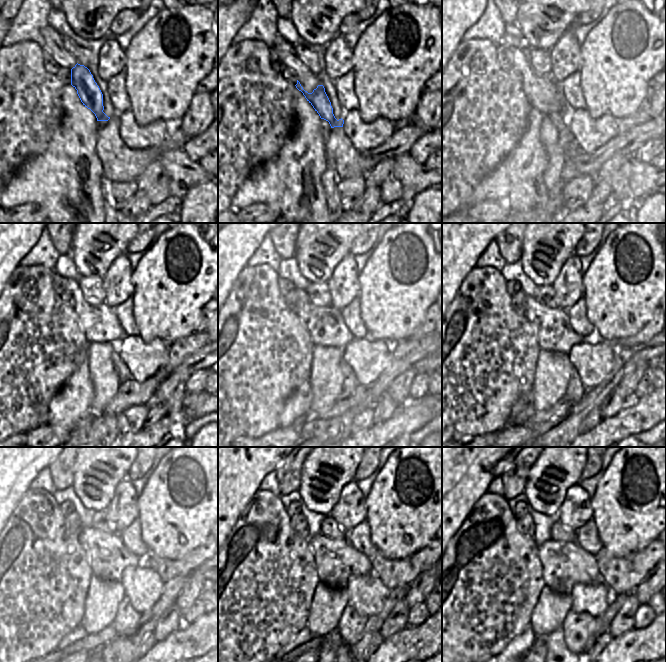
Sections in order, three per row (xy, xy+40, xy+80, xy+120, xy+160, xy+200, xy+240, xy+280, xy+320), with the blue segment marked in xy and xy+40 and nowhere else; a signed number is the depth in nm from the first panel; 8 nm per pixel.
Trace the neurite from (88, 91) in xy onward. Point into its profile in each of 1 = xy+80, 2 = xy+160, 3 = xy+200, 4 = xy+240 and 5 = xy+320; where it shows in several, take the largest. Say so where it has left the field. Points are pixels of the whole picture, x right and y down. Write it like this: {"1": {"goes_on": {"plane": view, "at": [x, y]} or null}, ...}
{"1": {"goes_on": {"plane": "xy+80", "at": [560, 121]}}, "2": {"goes_on": {"plane": "xy+160", "at": [350, 382]}}, "3": {"goes_on": {"plane": "xy+200", "at": [575, 391]}}, "4": {"goes_on": {"plane": "xy+240", "at": [126, 621]}}, "5": {"goes_on": {"plane": "xy+320", "at": [577, 627]}}}

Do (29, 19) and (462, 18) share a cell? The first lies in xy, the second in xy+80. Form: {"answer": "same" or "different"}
{"answer": "different"}

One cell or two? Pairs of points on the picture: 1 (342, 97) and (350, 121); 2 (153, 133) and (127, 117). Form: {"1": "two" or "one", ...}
{"1": "two", "2": "one"}

